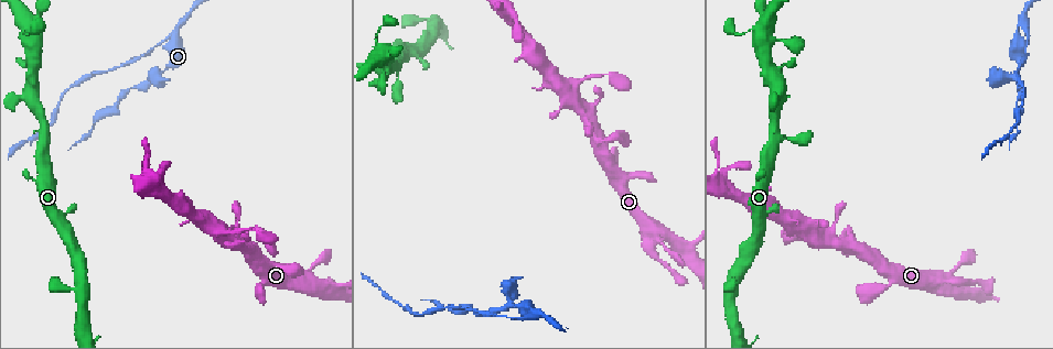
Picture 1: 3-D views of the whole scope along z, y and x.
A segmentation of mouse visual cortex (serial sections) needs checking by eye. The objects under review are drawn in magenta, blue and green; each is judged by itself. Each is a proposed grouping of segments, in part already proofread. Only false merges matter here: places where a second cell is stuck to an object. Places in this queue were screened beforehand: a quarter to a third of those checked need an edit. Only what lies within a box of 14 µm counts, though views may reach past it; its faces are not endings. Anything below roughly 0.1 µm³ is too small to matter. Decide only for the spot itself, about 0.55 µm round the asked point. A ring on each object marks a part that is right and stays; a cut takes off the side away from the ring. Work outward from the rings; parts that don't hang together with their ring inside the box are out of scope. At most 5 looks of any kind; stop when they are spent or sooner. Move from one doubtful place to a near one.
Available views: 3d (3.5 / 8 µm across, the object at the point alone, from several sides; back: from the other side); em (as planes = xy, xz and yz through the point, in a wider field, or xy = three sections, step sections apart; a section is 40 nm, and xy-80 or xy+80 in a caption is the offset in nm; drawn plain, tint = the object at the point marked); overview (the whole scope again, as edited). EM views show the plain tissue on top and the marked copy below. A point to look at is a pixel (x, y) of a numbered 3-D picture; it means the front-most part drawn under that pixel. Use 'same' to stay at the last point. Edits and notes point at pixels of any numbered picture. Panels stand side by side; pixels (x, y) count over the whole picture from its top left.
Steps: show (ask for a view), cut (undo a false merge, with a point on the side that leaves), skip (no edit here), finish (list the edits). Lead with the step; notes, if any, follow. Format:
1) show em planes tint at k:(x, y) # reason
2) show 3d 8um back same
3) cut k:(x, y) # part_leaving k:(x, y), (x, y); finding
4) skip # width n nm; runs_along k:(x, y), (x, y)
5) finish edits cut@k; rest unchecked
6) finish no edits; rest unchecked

show 3d 8um at 1:(1015, 78) # thick turns thin

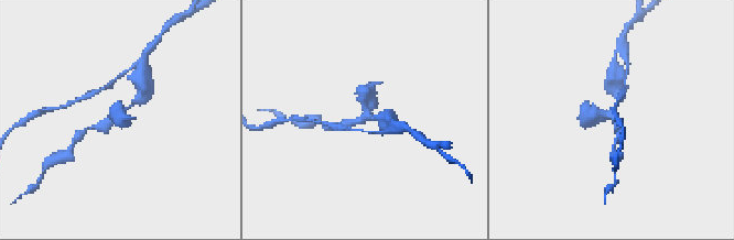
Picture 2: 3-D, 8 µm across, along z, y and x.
show 3d 3.5um at 2:(608, 114)

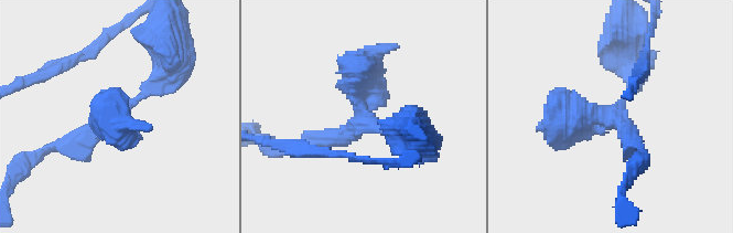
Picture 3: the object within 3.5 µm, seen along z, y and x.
skip # runs_along 3:(175, 59), (84, 140), (56, 147); all the same cell

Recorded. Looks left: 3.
show 3d 3.5um at 1:(1021, 24) # three arms meet

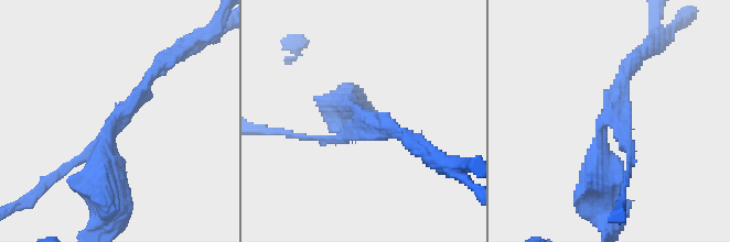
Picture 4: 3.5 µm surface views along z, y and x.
show em xy step 3 tint at 4:(360, 119) # arms 3; arm_widths 150, 200, 500 nm; now the EM

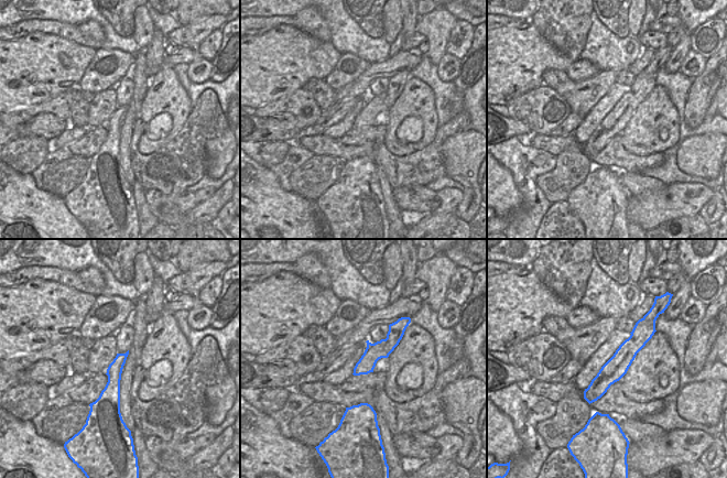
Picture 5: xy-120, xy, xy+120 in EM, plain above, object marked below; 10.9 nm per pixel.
cut 4:(66, 167) # width 200 nm; part_leaving 4:(605, 123), (631, 151), (625, 185); two cells meet here

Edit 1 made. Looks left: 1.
finish edits cut@4; rest unchecked

